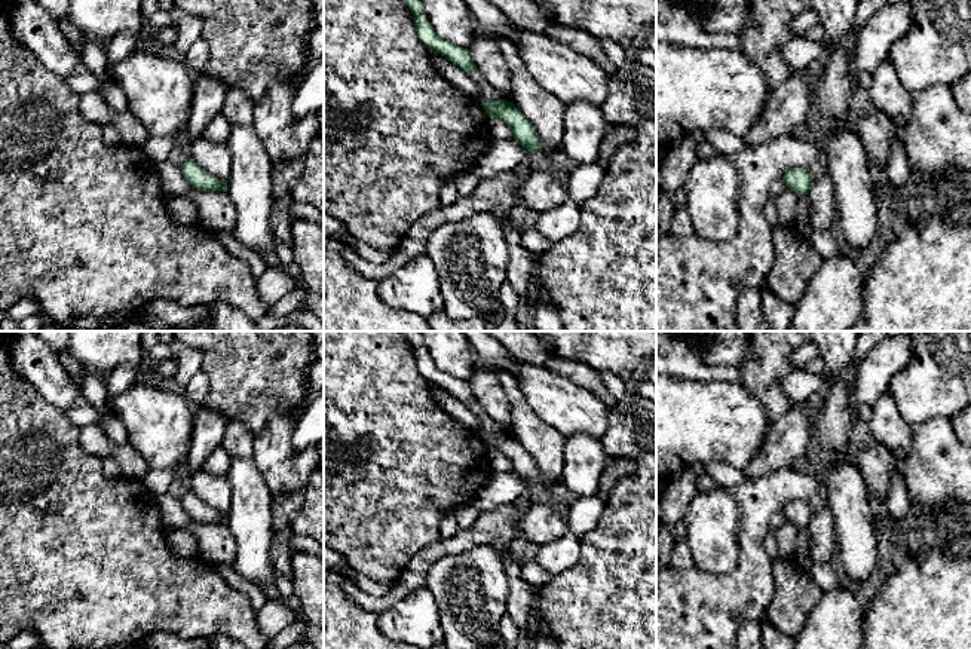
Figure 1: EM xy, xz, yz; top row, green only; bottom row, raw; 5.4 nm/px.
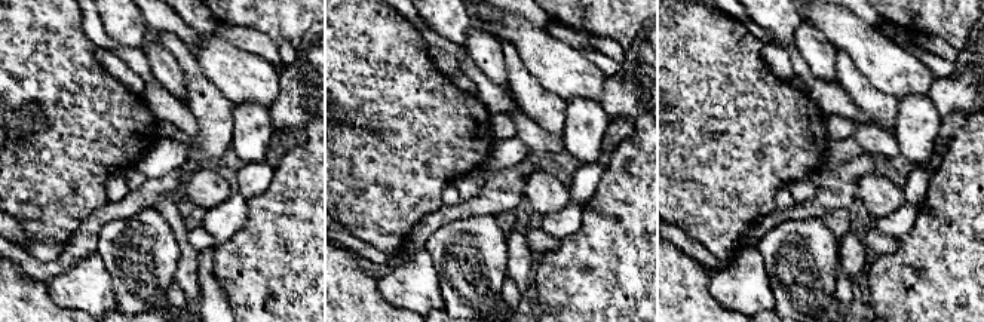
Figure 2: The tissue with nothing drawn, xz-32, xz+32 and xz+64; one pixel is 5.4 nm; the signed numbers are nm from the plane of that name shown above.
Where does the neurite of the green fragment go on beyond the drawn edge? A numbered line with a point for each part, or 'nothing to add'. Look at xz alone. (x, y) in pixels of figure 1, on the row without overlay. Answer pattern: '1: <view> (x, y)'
nothing to add

